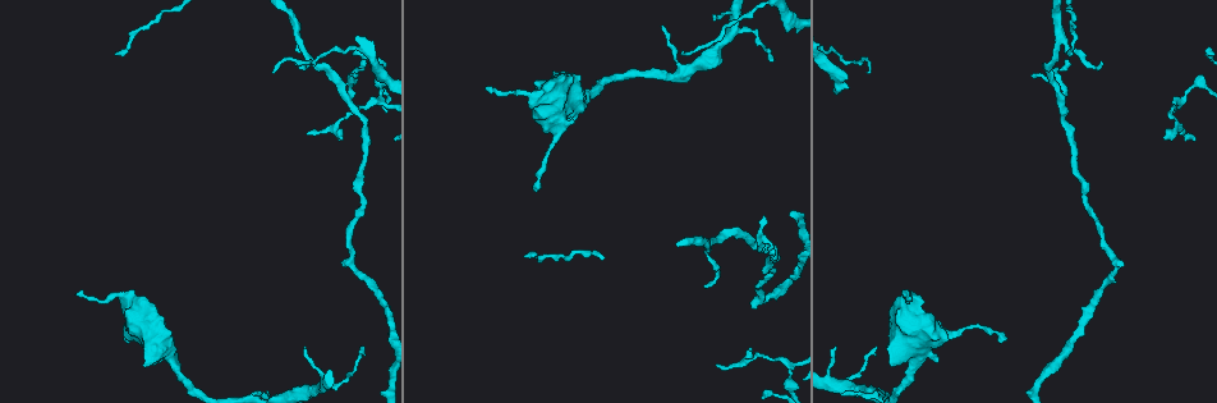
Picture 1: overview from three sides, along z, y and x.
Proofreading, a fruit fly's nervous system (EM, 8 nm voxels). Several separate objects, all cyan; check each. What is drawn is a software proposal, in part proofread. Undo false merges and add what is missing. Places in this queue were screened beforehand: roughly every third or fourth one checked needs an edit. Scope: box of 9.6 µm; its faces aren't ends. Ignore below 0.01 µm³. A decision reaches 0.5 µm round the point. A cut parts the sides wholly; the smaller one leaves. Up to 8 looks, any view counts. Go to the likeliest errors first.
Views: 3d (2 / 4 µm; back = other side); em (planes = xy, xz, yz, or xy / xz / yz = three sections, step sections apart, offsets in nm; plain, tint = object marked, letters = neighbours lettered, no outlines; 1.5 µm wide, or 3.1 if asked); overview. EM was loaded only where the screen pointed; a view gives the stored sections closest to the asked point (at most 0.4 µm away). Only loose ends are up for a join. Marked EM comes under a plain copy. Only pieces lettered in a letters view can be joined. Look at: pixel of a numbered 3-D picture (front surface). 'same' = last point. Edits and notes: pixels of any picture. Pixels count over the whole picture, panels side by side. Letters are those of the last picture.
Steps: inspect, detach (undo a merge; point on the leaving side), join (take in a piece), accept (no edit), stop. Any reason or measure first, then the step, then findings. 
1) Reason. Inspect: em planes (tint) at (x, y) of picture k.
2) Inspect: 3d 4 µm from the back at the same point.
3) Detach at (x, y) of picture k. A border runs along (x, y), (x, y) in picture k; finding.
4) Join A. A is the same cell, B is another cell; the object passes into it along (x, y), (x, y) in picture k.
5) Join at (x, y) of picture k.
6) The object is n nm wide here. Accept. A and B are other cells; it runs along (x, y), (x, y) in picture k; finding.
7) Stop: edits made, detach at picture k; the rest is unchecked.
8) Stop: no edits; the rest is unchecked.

Sharp bend. Inspect: 3d 4 µm at (759, 299) of picture 1.

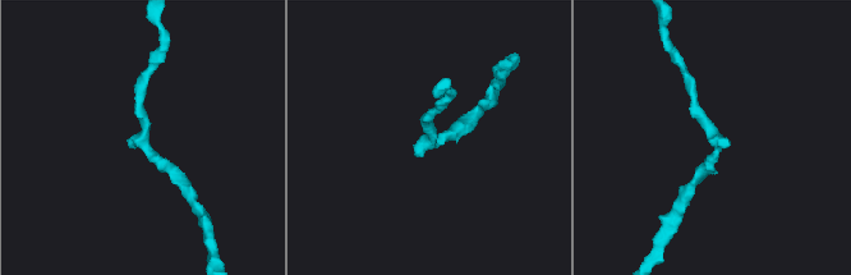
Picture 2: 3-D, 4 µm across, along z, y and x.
Inspect: em xz step 8 (letters) at (148, 145) of picture 2.

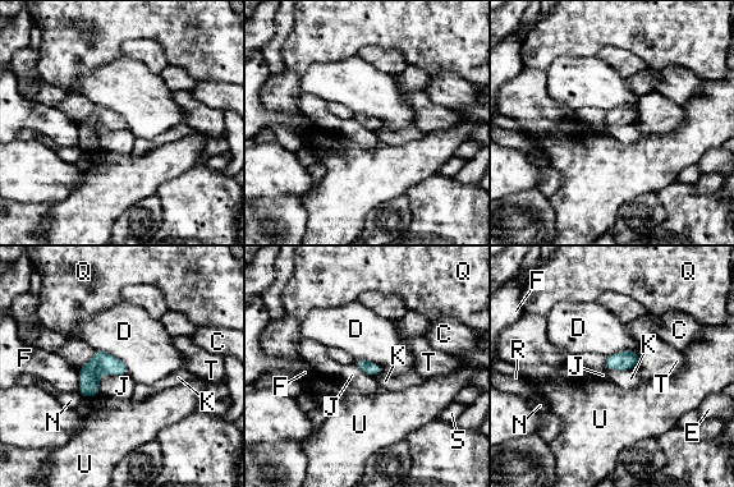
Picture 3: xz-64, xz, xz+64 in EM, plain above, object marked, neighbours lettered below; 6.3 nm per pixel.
Another direction. Inspect: em xy step 8 (letters) at the same point.

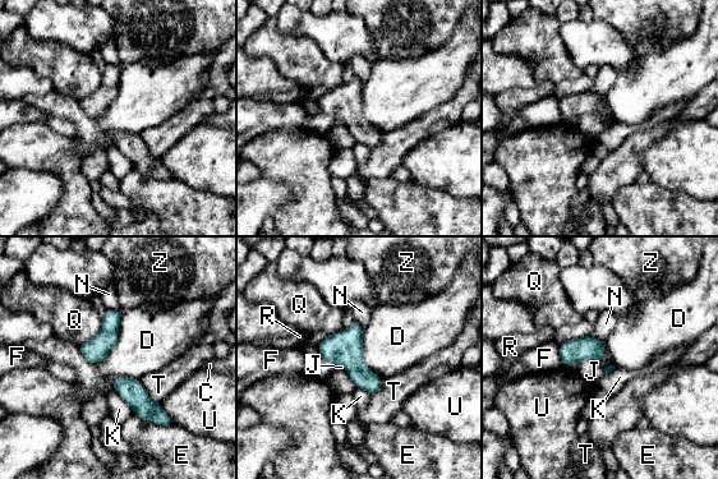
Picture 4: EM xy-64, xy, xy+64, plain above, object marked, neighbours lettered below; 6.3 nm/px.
The object is 120 nm wide here; the longest contact is with D, 400 nm. Accept. C, D, E, F, J, K, N, Q, R, T, U and Z are other cells; continuous, no second neuron.

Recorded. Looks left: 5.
A narrow waist. Inspect: 3d 4 µm at (1175, 120) of picture 1.

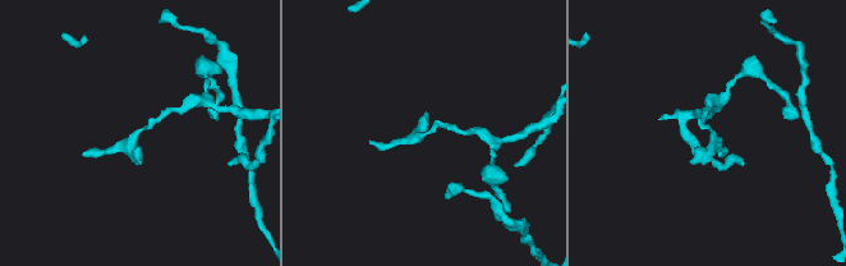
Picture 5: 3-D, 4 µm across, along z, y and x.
Inspect: em xy step 4 (tint) at (141, 129) of picture 5.

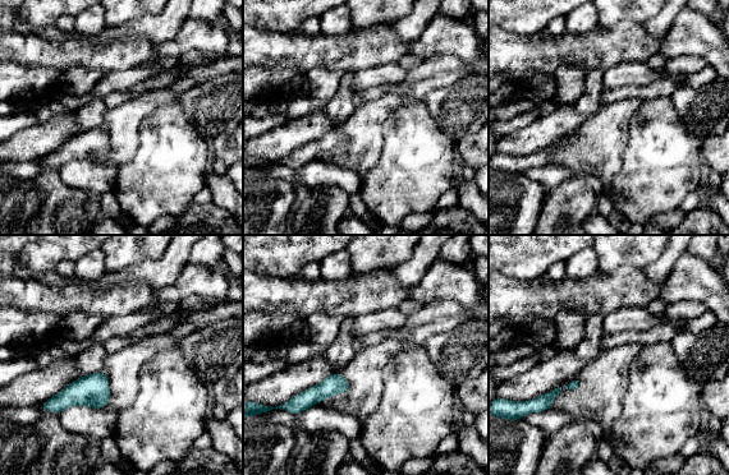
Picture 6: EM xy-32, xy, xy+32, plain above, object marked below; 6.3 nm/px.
Cut it another way. Inspect: em planes (letters) at the same point.

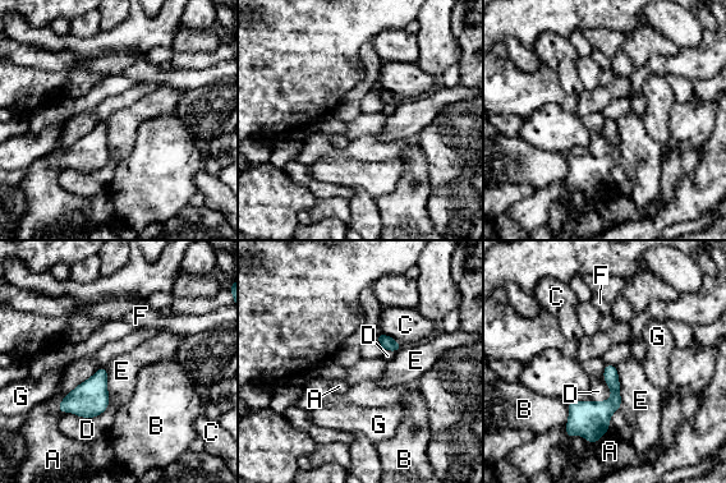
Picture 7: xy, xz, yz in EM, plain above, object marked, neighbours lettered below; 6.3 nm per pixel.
The object is 90 nm wide here. Accept. A, B, C, D, E, F and G are other cells; a border runs along (615, 366), (620, 409) in picture 7; one neuron here.

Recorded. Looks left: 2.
Stop: no edits; the rest is unchecked.

